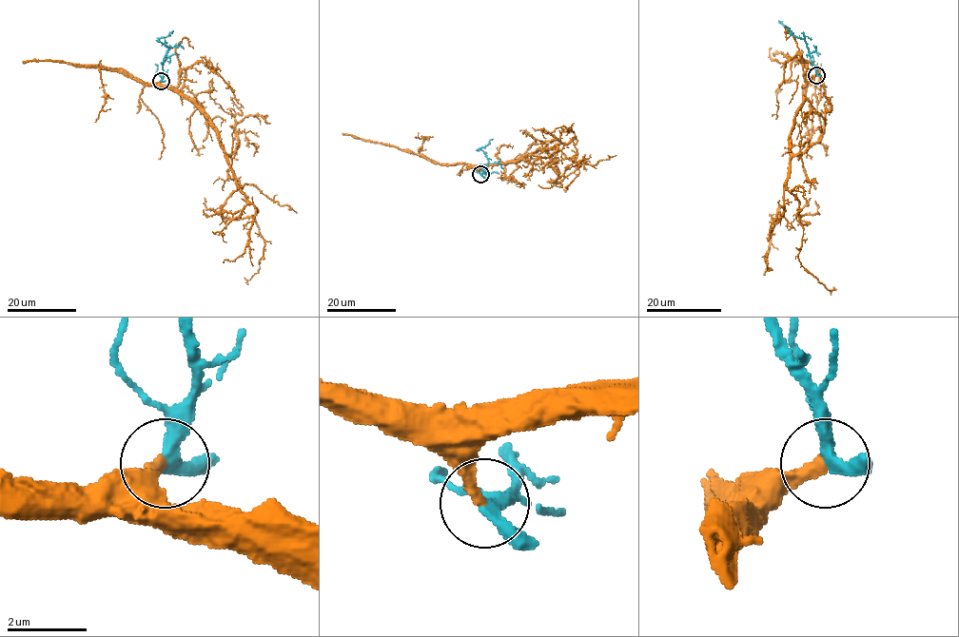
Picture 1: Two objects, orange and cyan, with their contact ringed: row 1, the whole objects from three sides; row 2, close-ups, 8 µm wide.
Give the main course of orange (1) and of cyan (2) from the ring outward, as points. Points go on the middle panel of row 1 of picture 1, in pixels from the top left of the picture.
1: (480, 173), (481, 167), (516, 163), (557, 146), (539, 159), (545, 164), (584, 158), (578, 175), (563, 189)
2: (480, 173), (487, 163), (486, 154), (479, 149), (493, 139)

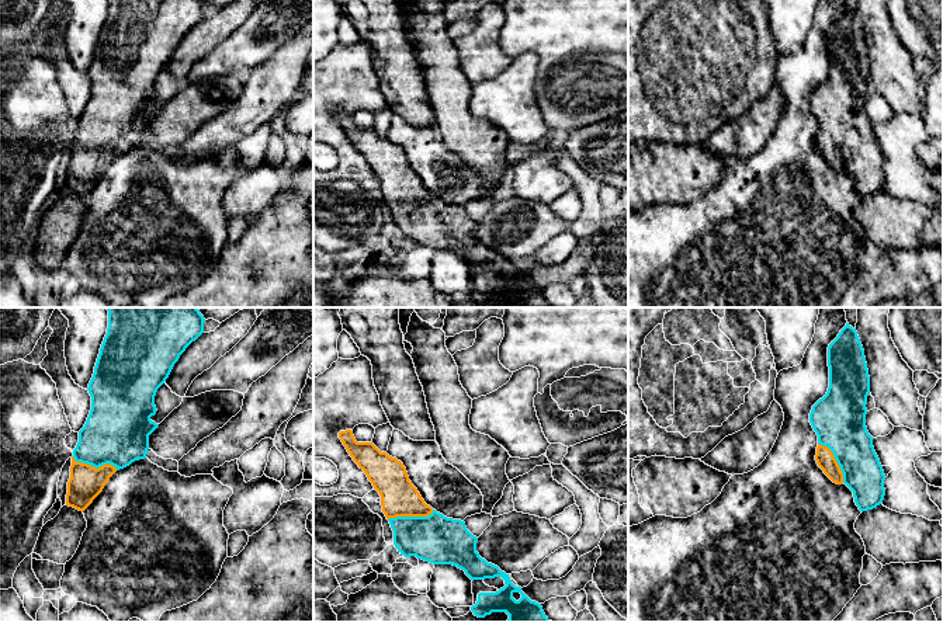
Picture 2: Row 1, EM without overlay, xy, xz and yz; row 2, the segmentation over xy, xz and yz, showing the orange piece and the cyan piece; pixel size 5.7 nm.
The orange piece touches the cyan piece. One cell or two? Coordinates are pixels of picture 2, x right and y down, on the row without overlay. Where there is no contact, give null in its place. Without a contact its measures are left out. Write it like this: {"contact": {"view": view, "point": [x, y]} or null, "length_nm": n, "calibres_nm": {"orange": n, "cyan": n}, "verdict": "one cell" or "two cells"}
{"contact": {"view": "xy", "point": [93, 152]}, "length_nm": 280, "calibres_nm": {"orange": 200, "cyan": 380}, "verdict": "one cell"}

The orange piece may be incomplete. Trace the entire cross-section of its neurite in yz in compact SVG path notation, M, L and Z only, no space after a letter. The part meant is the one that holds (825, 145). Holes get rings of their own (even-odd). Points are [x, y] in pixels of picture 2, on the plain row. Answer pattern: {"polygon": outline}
{"polygon": "M849 8L828 32L829 73L809 98L818 121L815 146L836 170L846 170L859 195L880 191L885 160L866 112L870 62L864 35Z"}

